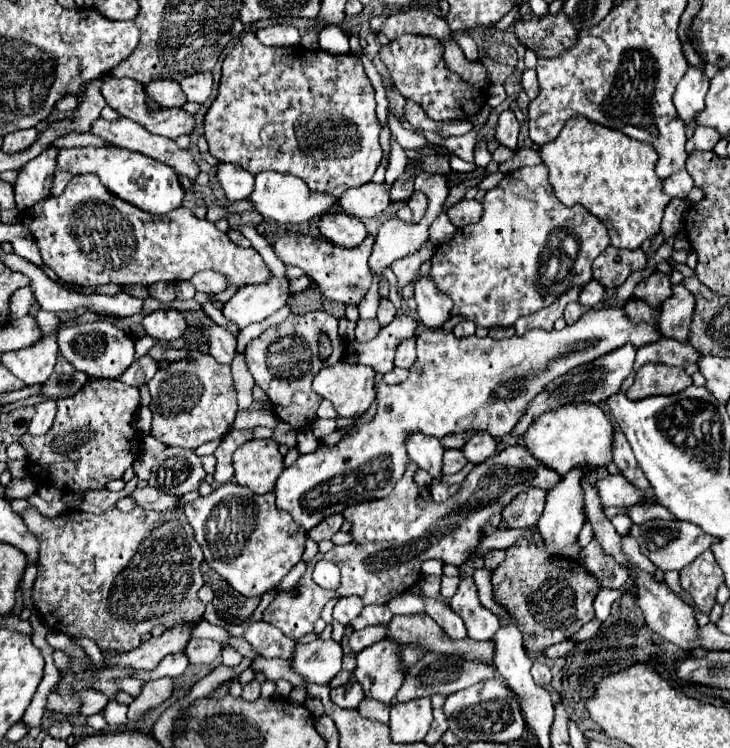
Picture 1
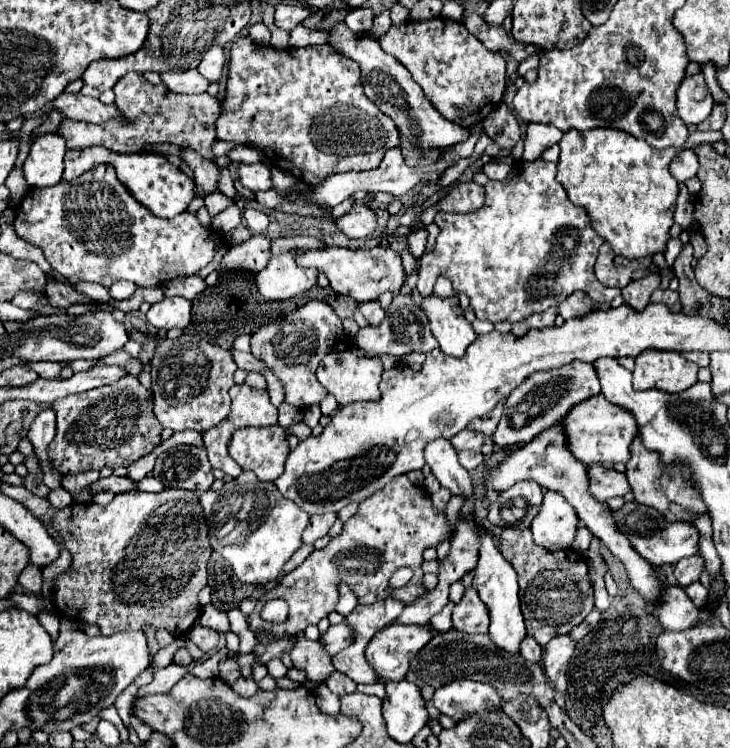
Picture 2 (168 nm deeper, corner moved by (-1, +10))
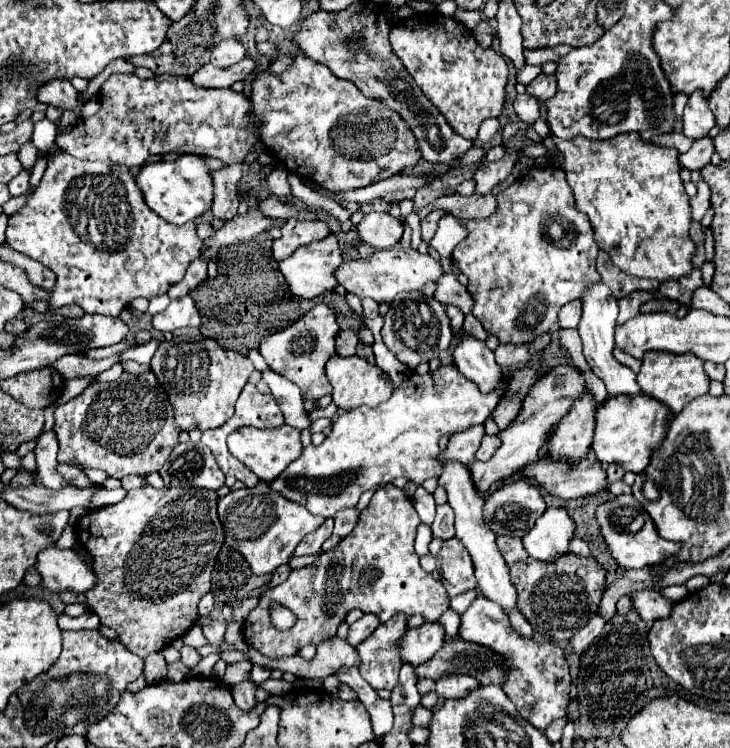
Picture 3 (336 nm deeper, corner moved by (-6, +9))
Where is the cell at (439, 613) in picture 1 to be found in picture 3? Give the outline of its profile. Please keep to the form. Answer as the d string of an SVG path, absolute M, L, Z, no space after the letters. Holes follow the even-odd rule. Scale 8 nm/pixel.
M447 609L443 613L443 619L439 619L439 623L445 627L447 637L457 637L457 627L459 627L459 613L455 613L453 609Z

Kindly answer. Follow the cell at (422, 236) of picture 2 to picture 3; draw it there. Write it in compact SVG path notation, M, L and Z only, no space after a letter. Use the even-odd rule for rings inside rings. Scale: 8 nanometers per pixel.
M439 209L439 211L433 211L433 213L429 213L423 221L421 221L421 237L423 237L423 241L425 243L429 243L431 239L433 239L433 235L435 235L435 231L437 231L437 221L443 217L443 215L447 215L449 211L443 211L443 209Z

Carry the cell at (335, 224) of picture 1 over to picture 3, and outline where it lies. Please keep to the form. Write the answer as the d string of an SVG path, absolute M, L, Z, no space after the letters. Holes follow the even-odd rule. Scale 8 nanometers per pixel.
M369 213L359 223L361 241L375 249L389 249L403 237L401 217L391 217L389 213Z

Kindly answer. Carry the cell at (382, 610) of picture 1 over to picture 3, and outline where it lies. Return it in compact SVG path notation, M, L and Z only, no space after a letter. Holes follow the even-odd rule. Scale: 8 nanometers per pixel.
M395 615L387 623L381 623L373 635L369 635L363 643L357 645L361 657L361 675L373 689L391 691L397 685L401 653L399 641L407 631L405 615Z

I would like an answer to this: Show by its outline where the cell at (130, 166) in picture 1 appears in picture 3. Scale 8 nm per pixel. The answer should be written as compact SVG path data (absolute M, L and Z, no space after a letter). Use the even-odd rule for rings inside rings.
M179 155L175 161L157 161L143 165L137 173L137 183L143 191L147 205L167 223L183 225L195 221L213 205L213 171L199 155Z

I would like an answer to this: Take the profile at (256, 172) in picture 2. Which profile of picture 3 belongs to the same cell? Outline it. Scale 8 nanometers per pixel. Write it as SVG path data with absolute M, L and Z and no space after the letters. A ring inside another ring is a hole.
M273 169L269 179L267 179L267 185L269 185L269 191L277 197L291 195L291 187L289 187L289 181L287 181L287 171L283 171L283 169Z

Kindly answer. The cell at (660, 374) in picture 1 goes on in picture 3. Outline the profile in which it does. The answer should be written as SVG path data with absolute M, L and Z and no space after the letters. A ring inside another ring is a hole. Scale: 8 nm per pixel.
M649 351L643 357L641 371L637 373L637 383L641 391L661 403L665 403L675 415L695 397L701 397L709 391L709 377L703 371L703 361L693 353L665 353L665 351Z

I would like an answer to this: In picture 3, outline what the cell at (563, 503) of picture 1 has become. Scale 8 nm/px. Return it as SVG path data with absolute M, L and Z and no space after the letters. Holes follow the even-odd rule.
M547 509L535 523L535 527L521 539L525 551L539 561L553 563L559 559L573 537L575 523L563 509Z

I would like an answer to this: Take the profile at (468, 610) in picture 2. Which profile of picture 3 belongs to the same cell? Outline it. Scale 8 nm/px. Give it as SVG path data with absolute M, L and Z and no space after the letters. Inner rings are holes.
M477 597L461 615L459 637L483 647L491 647L497 655L503 657L503 665L507 669L513 667L513 671L505 673L505 681L501 687L531 725L535 725L539 731L545 731L551 721L565 717L569 705L571 675L563 647L559 647L555 641L537 643L533 639L517 635L517 631L507 623L507 615L503 613L503 609L485 597Z

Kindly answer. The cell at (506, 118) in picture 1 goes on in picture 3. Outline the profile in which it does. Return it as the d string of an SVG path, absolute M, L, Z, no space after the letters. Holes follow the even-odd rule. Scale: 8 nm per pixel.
M507 149L507 153L503 155L501 161L495 161L495 163L481 163L479 169L475 171L473 179L475 179L475 193L477 195L487 195L491 193L491 189L495 185L499 185L501 181L505 181L515 165L515 157L517 157L517 151L513 149Z

